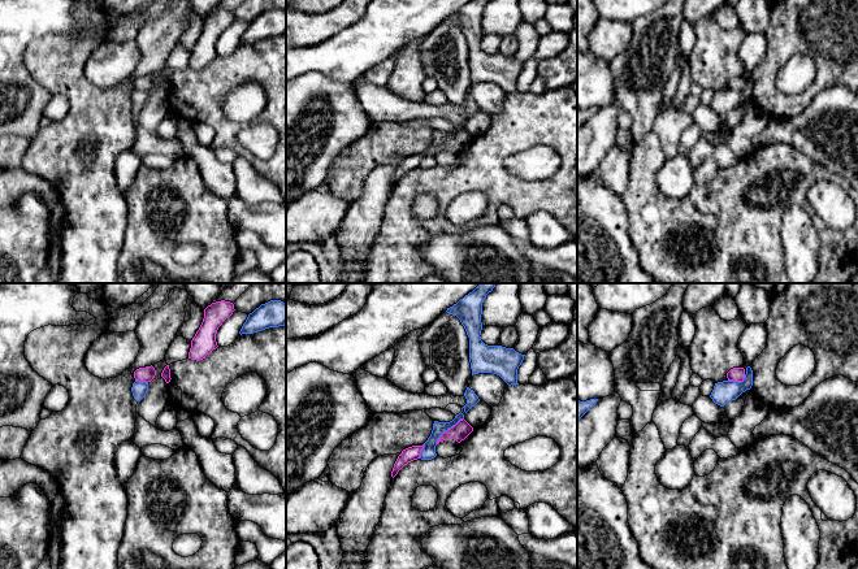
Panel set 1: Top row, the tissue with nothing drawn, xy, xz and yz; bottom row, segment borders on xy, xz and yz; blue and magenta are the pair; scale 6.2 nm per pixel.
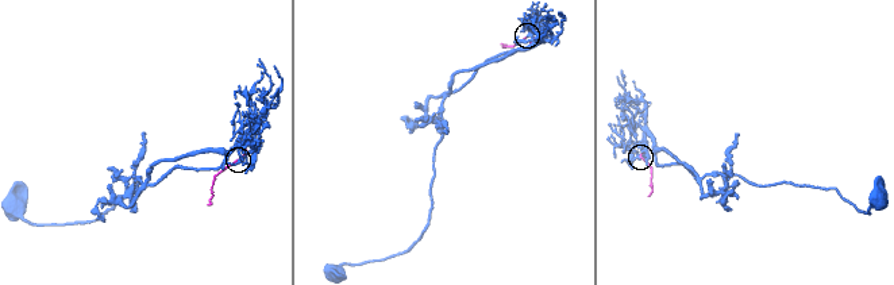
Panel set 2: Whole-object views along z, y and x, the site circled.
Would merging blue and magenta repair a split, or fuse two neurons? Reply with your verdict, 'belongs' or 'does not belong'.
does not belong

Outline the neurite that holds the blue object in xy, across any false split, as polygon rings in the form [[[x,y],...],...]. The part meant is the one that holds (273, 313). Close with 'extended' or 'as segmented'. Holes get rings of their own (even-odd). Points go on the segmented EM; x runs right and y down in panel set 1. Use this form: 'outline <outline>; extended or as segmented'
outline [[[270,300],[248,314],[239,334],[254,334],[269,327],[286,325],[286,303]]]; as segmented

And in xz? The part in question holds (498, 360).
outline [[[480,283],[472,292],[447,308],[447,313],[456,316],[469,338],[469,362],[472,375],[493,373],[499,375],[508,386],[517,383],[517,369],[524,356],[514,348],[488,346],[481,340],[482,303],[497,283]]]; as segmented

